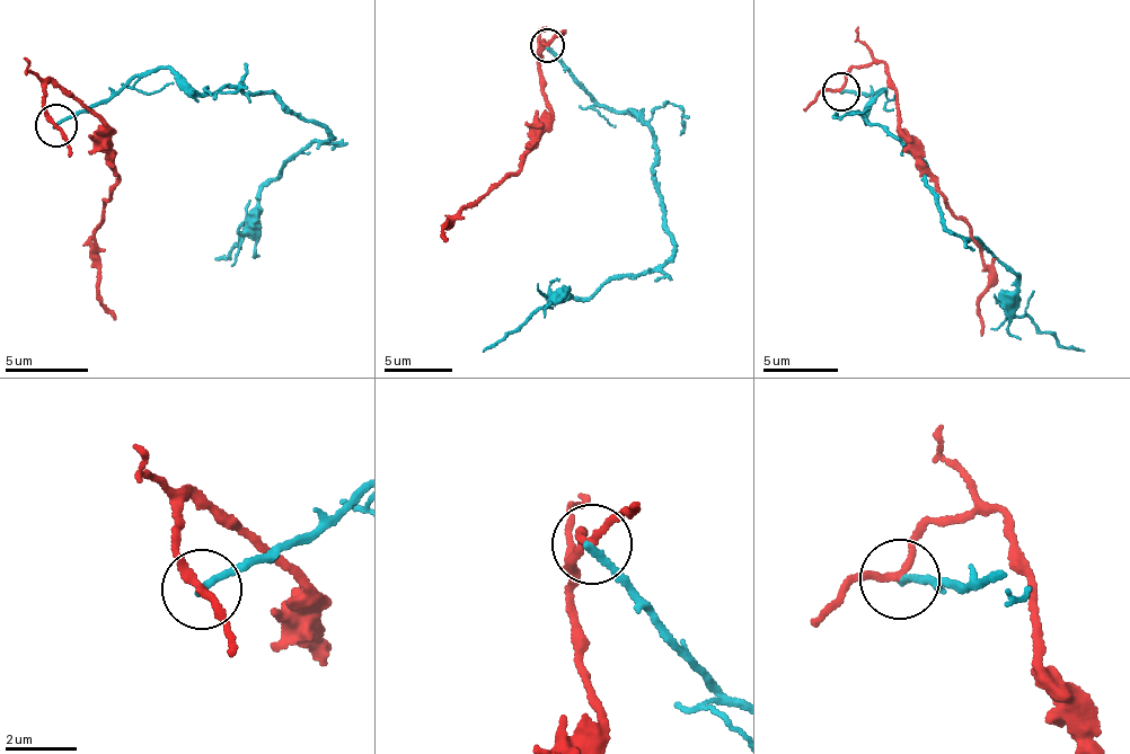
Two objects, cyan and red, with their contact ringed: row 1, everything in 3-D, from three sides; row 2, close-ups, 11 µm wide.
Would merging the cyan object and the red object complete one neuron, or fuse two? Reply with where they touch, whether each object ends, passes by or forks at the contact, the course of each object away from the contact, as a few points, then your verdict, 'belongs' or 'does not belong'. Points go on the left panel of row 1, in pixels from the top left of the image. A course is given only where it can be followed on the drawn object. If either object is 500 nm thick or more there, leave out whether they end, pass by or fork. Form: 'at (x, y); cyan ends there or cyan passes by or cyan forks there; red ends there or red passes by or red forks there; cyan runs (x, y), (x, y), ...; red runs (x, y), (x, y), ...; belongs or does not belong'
at (55, 125); cyan ends there; red passes by; cyan runs (56, 124), (140, 76), (177, 71), (199, 91), (266, 91), (327, 130), (261, 189), (241, 241), (217, 260); red runs (56, 124), (42, 95), (50, 80), (100, 121), (104, 145), (116, 179), (95, 234), (100, 303), (117, 321); does not belong

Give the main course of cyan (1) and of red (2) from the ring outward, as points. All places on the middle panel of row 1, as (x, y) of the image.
1: (548, 46), (600, 104), (652, 129), (674, 248), (659, 267), (548, 305), (484, 353)
2: (548, 46), (541, 43), (540, 63), (550, 109), (515, 171), (462, 210), (448, 227), (443, 225), (446, 242)

